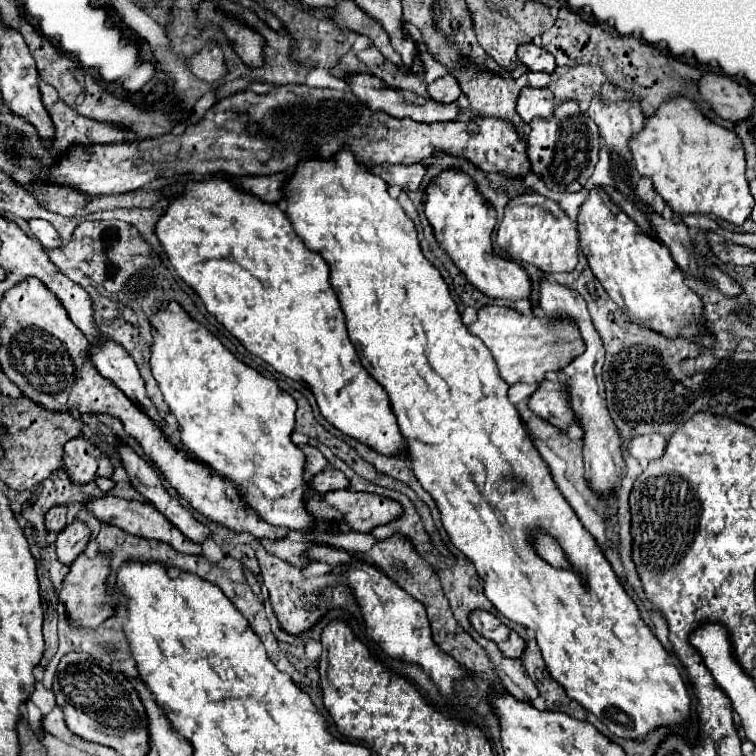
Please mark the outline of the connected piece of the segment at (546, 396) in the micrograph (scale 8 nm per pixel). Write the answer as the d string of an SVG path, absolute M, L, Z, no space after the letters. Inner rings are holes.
M544 380L540 388L532 394L528 406L534 414L548 420L560 430L568 430L570 424L576 422L576 414L574 410L570 410L568 390L564 388L564 384Z

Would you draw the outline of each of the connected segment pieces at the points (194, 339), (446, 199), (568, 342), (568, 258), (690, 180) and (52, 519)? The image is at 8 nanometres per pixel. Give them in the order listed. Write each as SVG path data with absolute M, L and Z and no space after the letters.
M178 302L158 310L150 320L154 328L154 342L150 346L152 376L164 394L164 402L182 428L182 444L200 462L230 478L240 488L246 504L252 506L262 520L274 526L286 526L288 530L312 532L312 516L304 508L304 494L308 492L308 482L304 478L304 454L290 440L296 400L288 392L280 390L274 380L264 378L258 370L234 358L234 354L208 328L190 318Z
M444 170L438 178L430 180L426 188L426 216L434 228L436 240L474 288L488 298L502 298L508 302L530 296L530 278L524 268L494 252L492 232L496 226L496 210L478 192L468 174L460 170Z
M488 304L478 312L478 322L468 326L468 330L478 336L486 348L492 352L500 378L506 384L514 382L536 382L540 384L546 378L546 372L562 370L572 362L572 358L584 352L584 342L578 326L572 318L556 316L554 320L538 318L536 314L522 314L510 306Z
M536 192L518 194L508 202L496 242L512 260L528 262L546 274L570 272L578 262L578 228L574 220L558 206L558 202Z
M672 96L644 122L644 128L630 140L632 162L640 176L650 176L656 192L676 214L712 214L742 224L754 198L748 190L746 160L740 138L712 120L686 96Z
M54 506L48 514L46 514L46 526L50 532L60 532L66 526L66 506Z

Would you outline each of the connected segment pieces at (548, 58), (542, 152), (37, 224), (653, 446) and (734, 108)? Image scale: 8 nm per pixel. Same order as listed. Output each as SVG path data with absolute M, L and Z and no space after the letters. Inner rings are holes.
M522 44L522 46L518 46L518 58L532 72L552 74L554 68L556 68L554 56L550 52L546 52L544 48L538 48L536 44Z
M570 100L556 106L552 120L536 118L536 122L530 122L528 158L532 162L534 174L548 186L548 190L580 192L594 172L598 152L598 126L592 122L592 118L588 118L586 112L580 112L578 102Z
M32 220L30 222L30 230L34 232L34 236L42 242L42 246L46 250L54 250L54 248L62 246L62 238L60 238L60 234L56 232L56 228L50 222L46 222L46 220Z
M660 434L640 436L640 438L632 438L628 442L628 454L632 454L636 460L660 458L664 454L664 448L666 448L666 440Z
M704 74L698 86L702 98L710 106L714 106L716 114L720 114L724 120L740 122L748 118L748 114L752 114L754 110L754 96L750 94L750 90L728 76Z

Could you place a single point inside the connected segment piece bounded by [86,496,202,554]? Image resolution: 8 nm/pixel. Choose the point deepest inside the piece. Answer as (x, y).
(137, 518)

